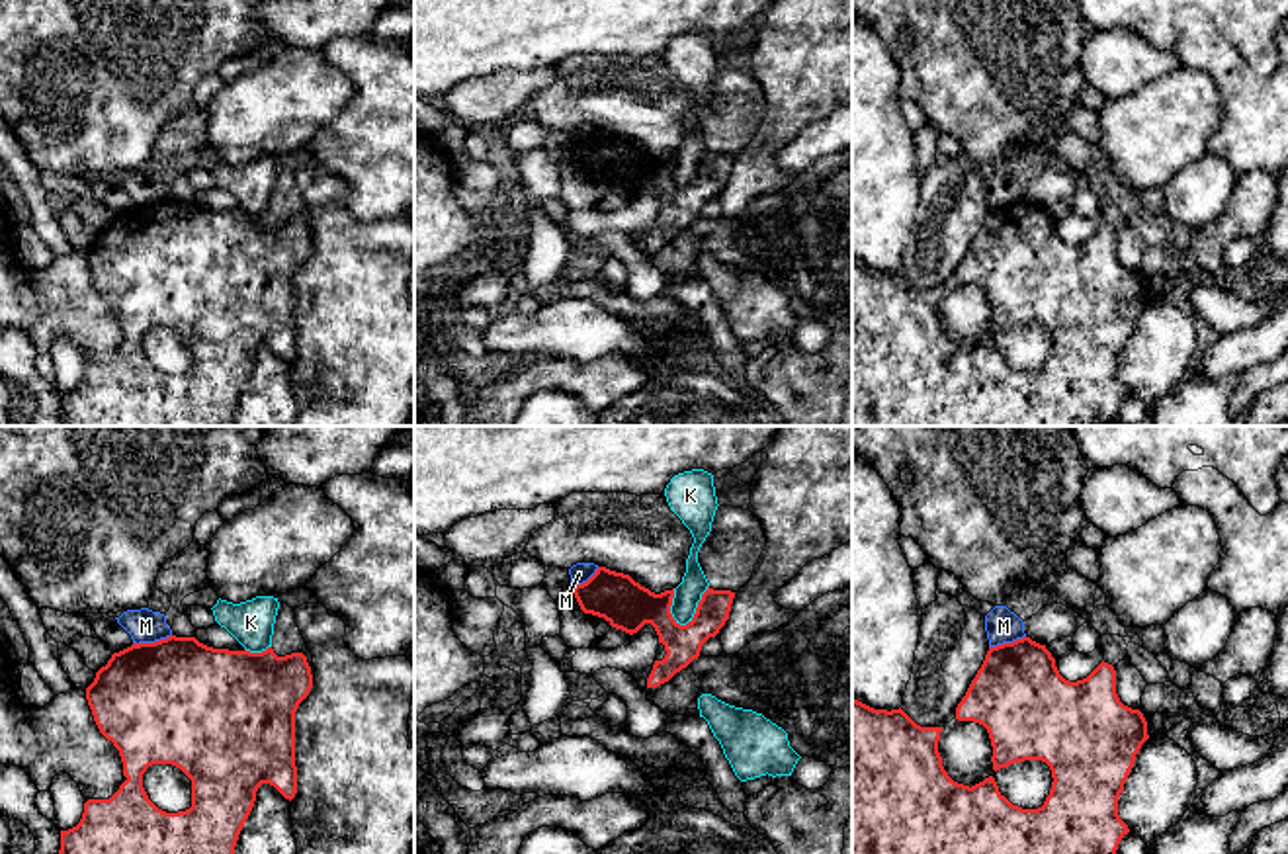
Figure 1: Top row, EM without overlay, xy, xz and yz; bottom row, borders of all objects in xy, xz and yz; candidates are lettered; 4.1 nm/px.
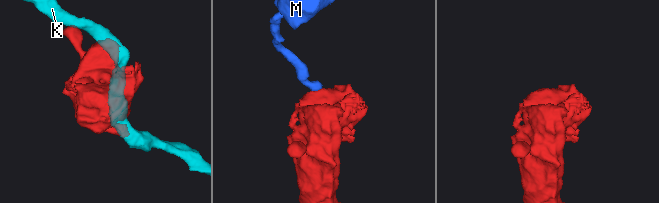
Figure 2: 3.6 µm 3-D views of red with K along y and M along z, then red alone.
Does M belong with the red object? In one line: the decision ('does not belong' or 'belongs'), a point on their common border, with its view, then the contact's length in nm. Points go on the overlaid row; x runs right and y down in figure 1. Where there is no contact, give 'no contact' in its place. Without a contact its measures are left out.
does not belong; contact xy (151, 643); length 170 nm

